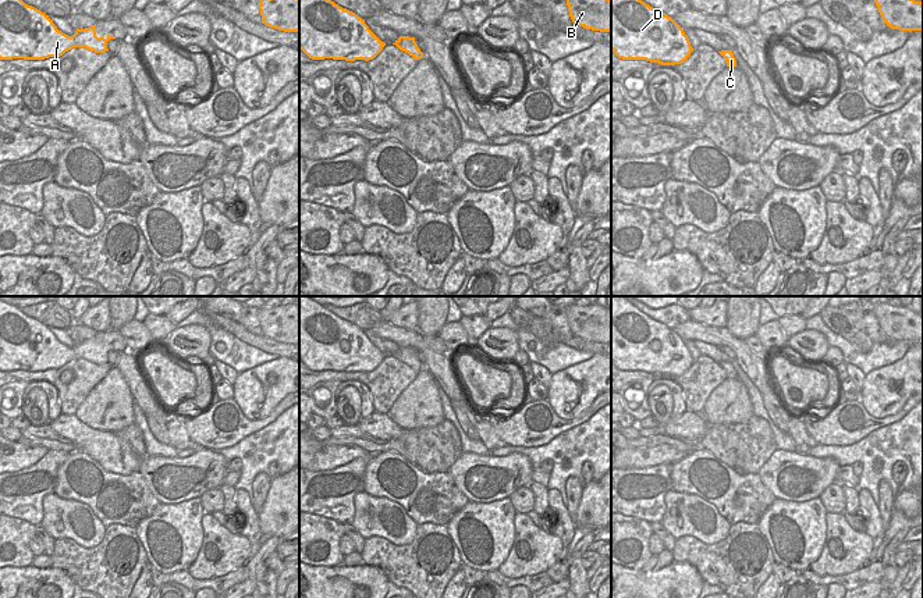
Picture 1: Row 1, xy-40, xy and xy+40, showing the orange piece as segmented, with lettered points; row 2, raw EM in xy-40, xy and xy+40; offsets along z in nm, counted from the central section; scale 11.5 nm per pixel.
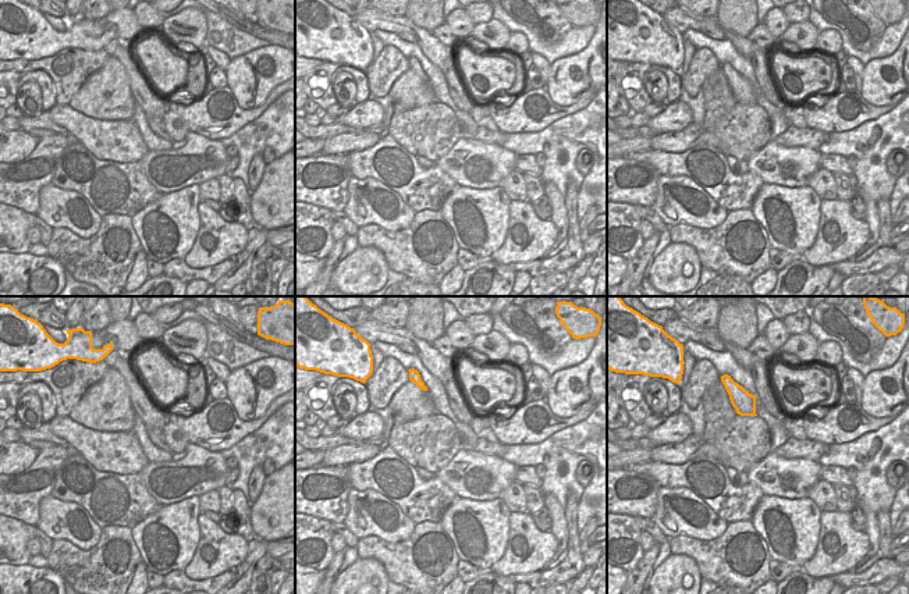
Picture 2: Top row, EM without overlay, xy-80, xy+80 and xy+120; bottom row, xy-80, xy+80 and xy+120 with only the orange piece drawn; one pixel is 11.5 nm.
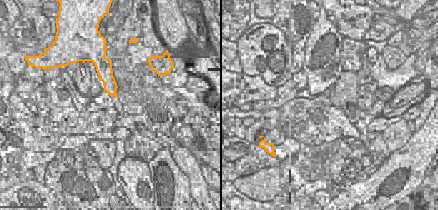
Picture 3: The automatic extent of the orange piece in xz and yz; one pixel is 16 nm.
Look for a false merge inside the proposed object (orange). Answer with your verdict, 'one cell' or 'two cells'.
two cells

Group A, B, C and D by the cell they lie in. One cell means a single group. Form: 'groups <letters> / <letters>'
groups A D / B C

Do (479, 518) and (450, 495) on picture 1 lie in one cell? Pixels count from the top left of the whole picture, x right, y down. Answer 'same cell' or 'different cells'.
different cells

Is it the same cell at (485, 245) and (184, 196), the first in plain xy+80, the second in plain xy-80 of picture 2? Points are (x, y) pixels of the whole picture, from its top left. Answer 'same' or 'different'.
same

